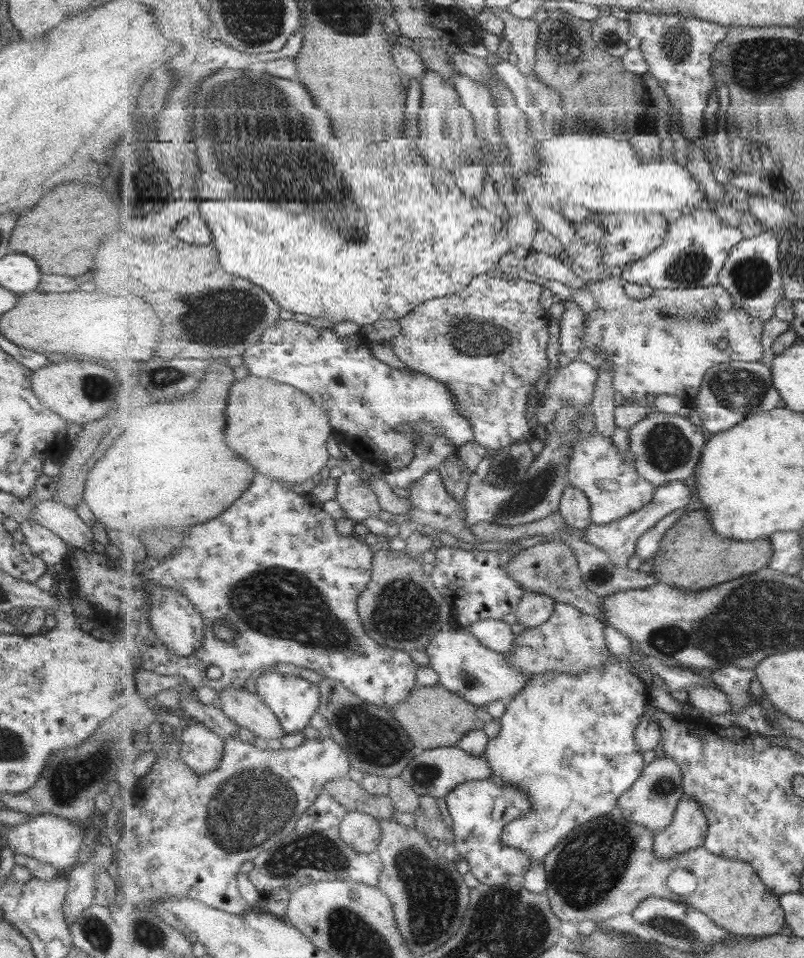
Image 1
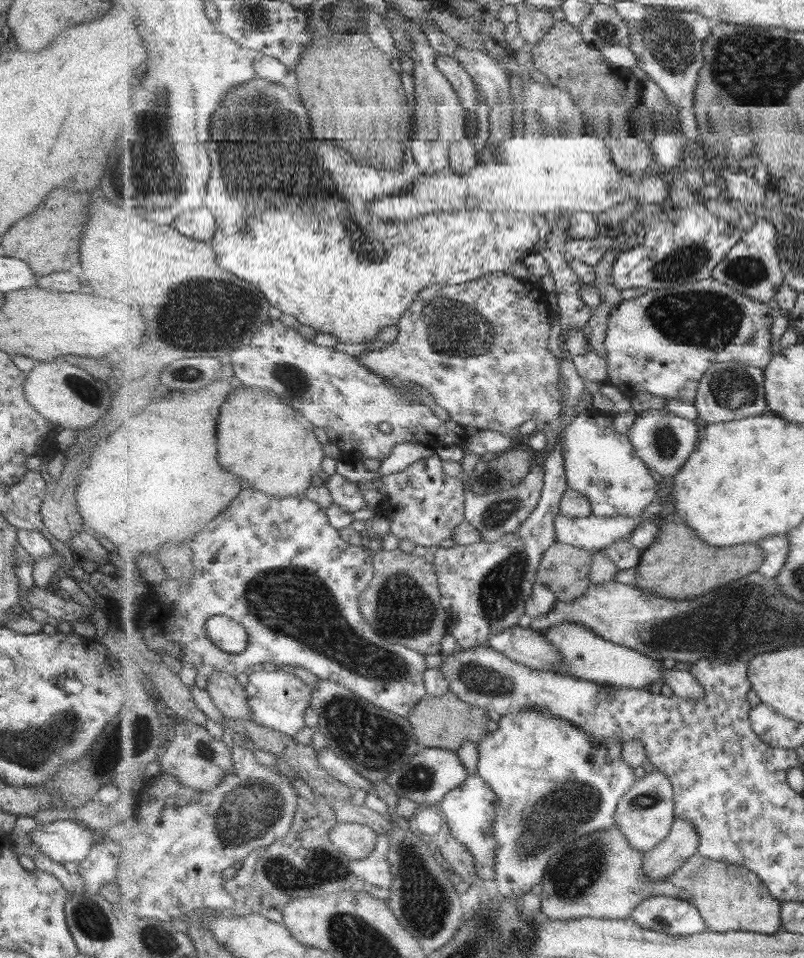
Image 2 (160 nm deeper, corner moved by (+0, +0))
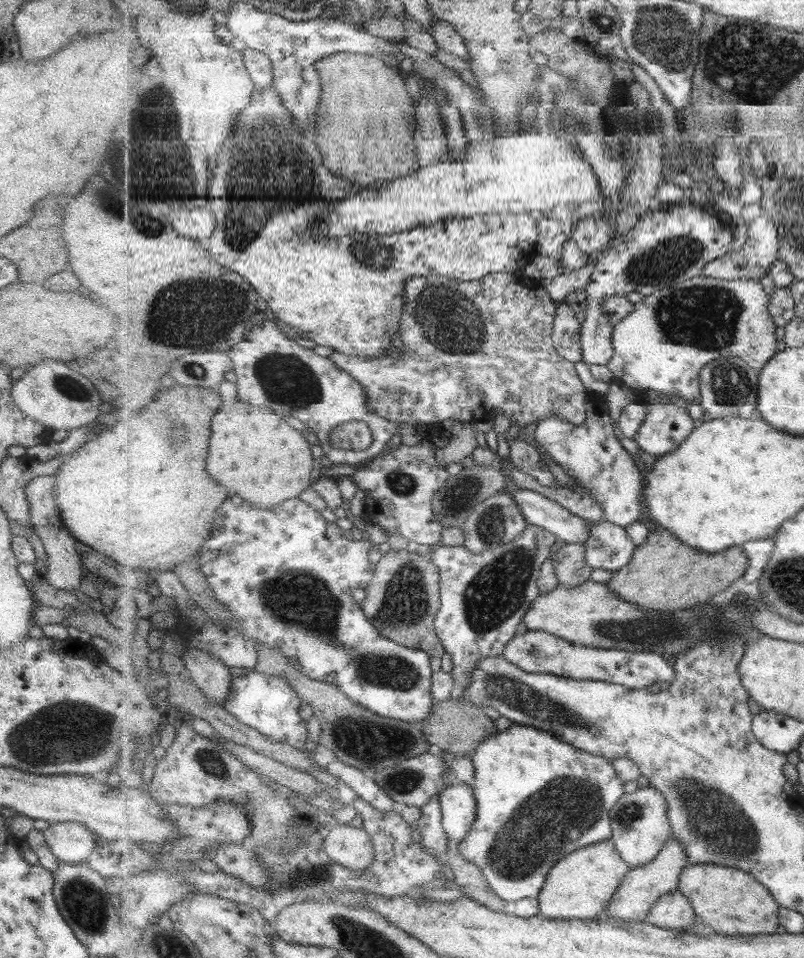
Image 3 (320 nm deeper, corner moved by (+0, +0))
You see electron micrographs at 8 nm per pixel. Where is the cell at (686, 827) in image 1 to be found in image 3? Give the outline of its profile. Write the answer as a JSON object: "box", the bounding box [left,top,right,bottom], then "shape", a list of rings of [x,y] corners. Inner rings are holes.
{"box":[607,836,689,921],"shape":[[[674,836],[671,837],[655,860],[647,866],[631,869],[629,874],[623,878],[617,894],[613,896],[613,902],[609,902],[607,915],[609,918],[621,919],[621,921],[646,921],[647,915],[653,911],[657,901],[665,894],[678,889],[681,874],[689,864],[685,847]]]}

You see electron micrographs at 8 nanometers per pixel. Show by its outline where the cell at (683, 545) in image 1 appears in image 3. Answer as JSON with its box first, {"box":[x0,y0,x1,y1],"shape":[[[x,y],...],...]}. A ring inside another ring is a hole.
{"box":[606,531,749,610],"shape":[[[671,531],[652,532],[643,544],[635,549],[629,564],[614,571],[606,582],[619,598],[647,608],[647,610],[683,610],[711,600],[711,590],[723,590],[747,572],[749,557],[742,548],[729,548],[717,554],[699,552],[683,544]]]}

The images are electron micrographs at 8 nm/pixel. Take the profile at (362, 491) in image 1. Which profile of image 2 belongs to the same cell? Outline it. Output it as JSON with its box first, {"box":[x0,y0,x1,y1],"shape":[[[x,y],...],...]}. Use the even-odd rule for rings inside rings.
{"box":[325,473,367,513],"shape":[[[338,473],[325,478],[325,485],[331,491],[334,503],[349,513],[355,513],[367,506],[363,491],[359,491],[357,483],[357,480],[351,480]]]}

